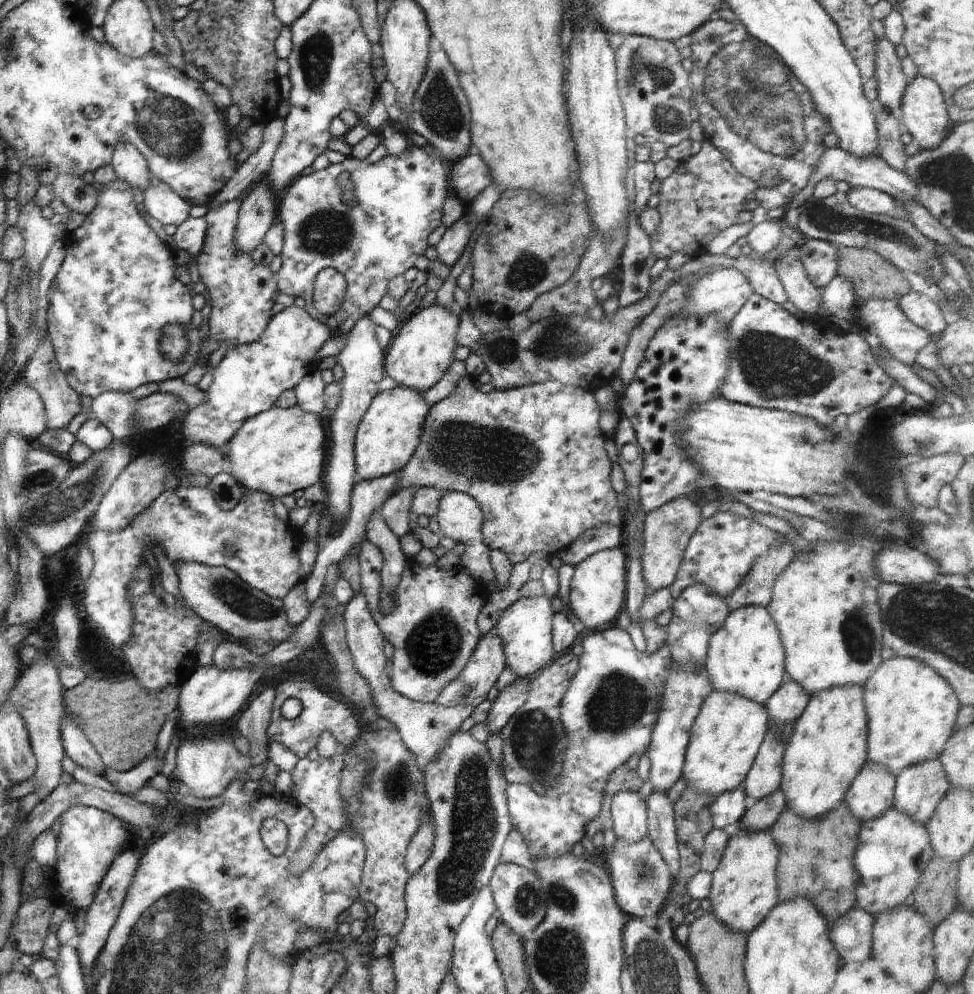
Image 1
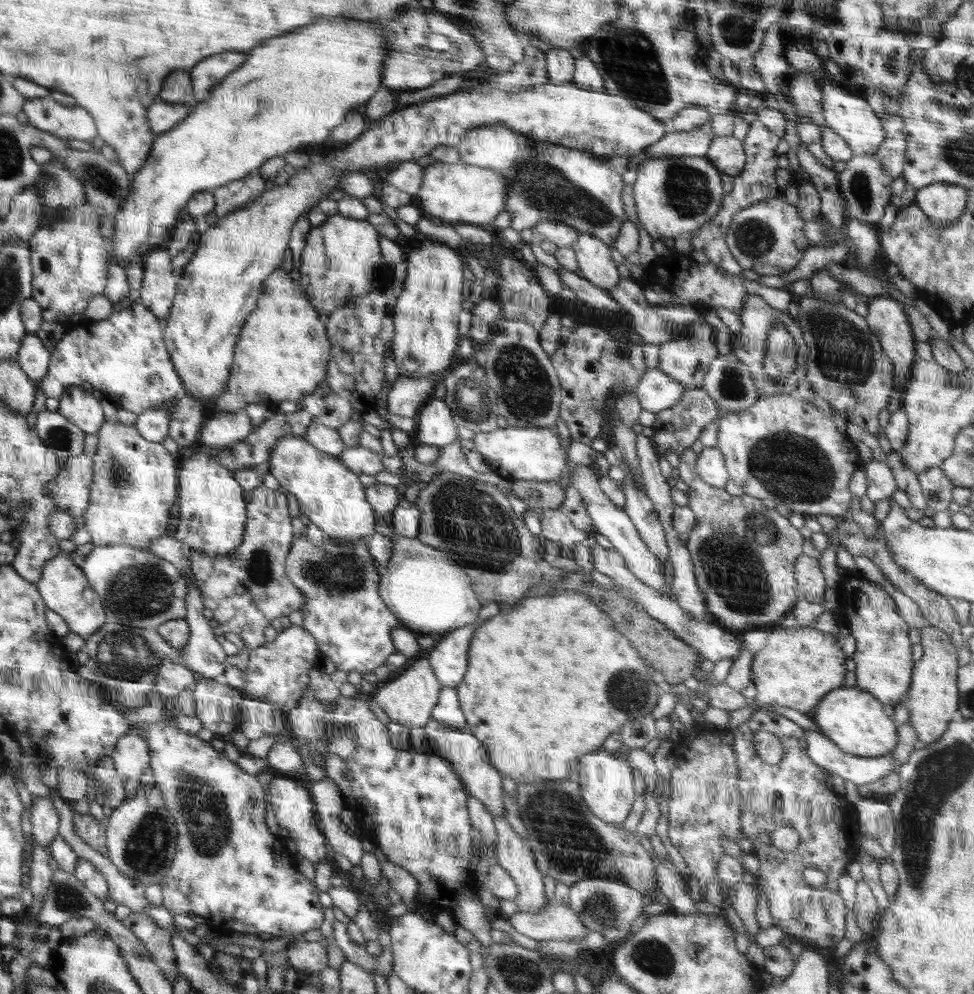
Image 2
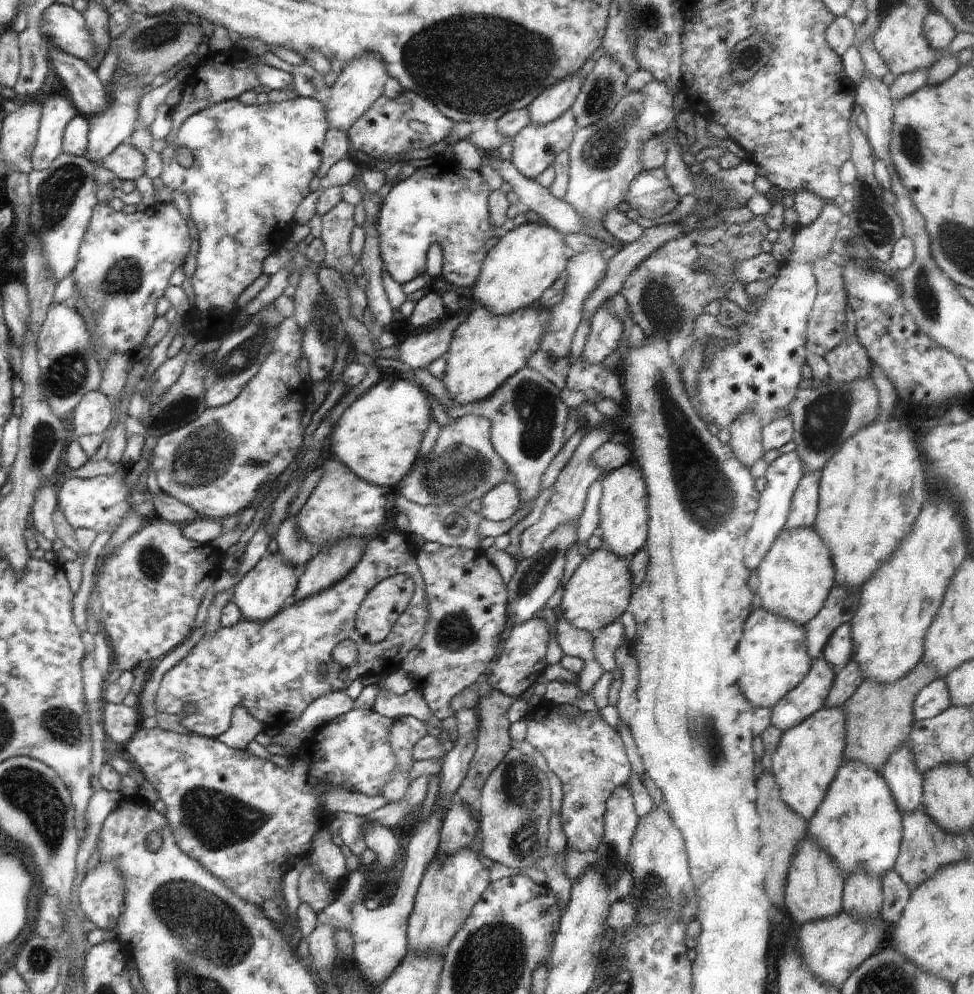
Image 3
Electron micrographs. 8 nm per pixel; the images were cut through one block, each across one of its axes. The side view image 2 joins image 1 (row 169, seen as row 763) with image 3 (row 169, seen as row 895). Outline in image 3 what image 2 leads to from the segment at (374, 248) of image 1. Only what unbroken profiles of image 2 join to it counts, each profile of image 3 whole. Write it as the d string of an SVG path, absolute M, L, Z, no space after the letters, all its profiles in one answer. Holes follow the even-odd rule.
M454 160L445 161L443 164L432 163L430 166L416 169L409 178L398 181L383 199L378 217L377 228L383 268L398 284L404 285L424 274L428 249L432 244L438 244L444 254L441 278L456 286L473 287L482 272L482 262L486 254L498 244L502 235L490 222L490 193L489 186L477 169L458 166Z

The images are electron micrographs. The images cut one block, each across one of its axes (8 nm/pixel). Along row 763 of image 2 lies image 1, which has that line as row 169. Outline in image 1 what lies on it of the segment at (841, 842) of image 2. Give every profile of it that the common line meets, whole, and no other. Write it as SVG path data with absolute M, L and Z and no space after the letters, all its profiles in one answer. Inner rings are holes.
M711 19L691 35L691 59L694 66L689 73L693 89L691 121L699 121L704 129L704 141L712 144L732 167L751 182L756 183L764 170L776 166L782 180L777 187L754 192L755 202L766 210L785 207L806 187L816 164L826 149L824 136L831 132L830 124L815 110L808 90L793 76L770 46L750 37L744 26L721 19Z

